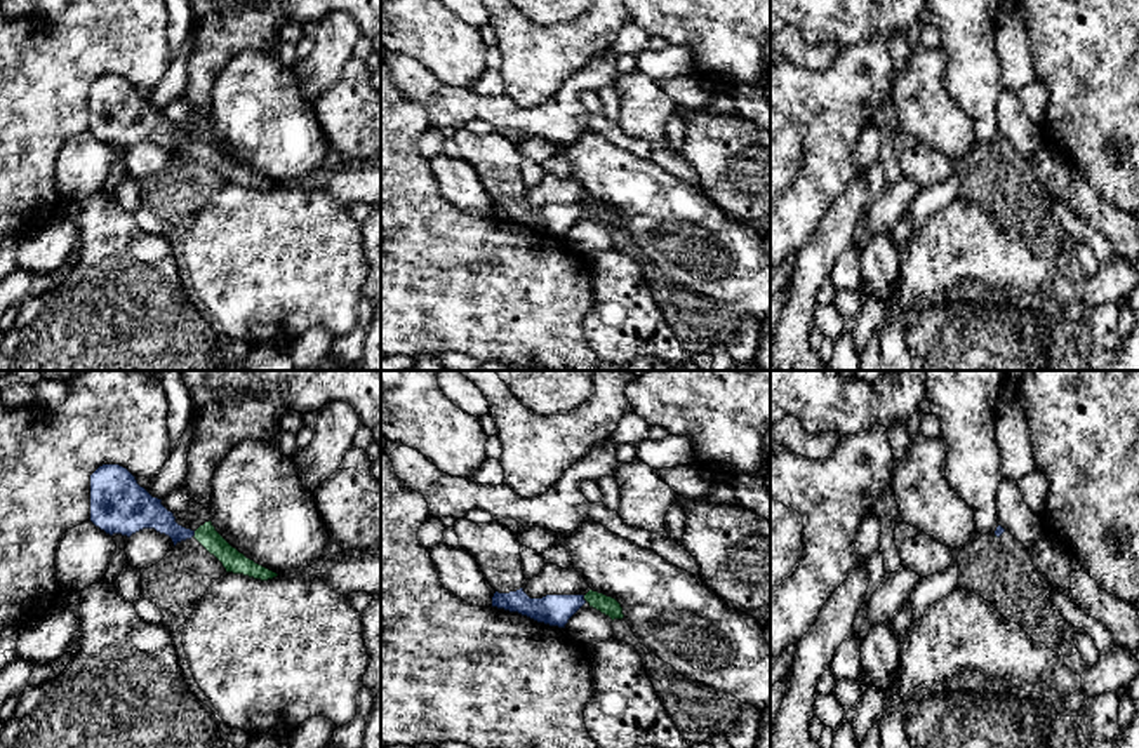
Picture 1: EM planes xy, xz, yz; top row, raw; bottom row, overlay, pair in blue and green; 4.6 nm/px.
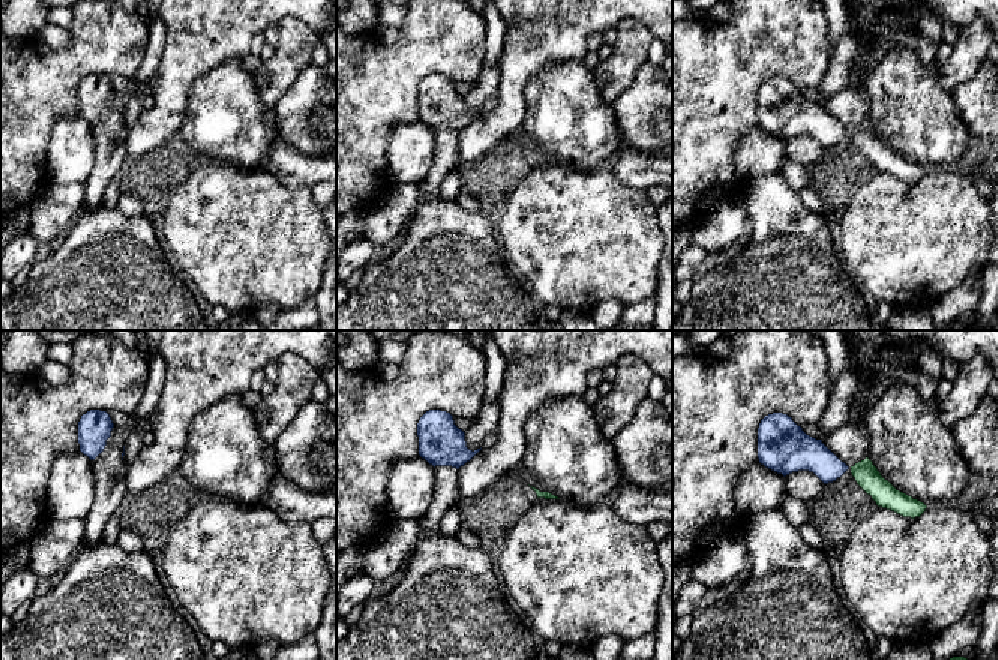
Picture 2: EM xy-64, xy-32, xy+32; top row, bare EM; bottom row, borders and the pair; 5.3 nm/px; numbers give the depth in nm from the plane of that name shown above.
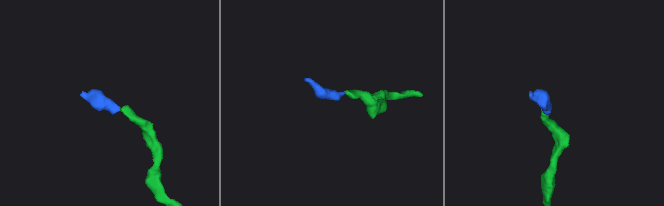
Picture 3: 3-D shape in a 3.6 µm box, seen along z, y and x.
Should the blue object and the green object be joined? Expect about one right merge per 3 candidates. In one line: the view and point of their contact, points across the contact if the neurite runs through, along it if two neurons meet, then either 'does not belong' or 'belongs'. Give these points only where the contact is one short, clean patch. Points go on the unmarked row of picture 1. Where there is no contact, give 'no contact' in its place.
contact xy (193, 145); way xy (145, 122), (176, 143), (193, 145), (207, 146); belongs

